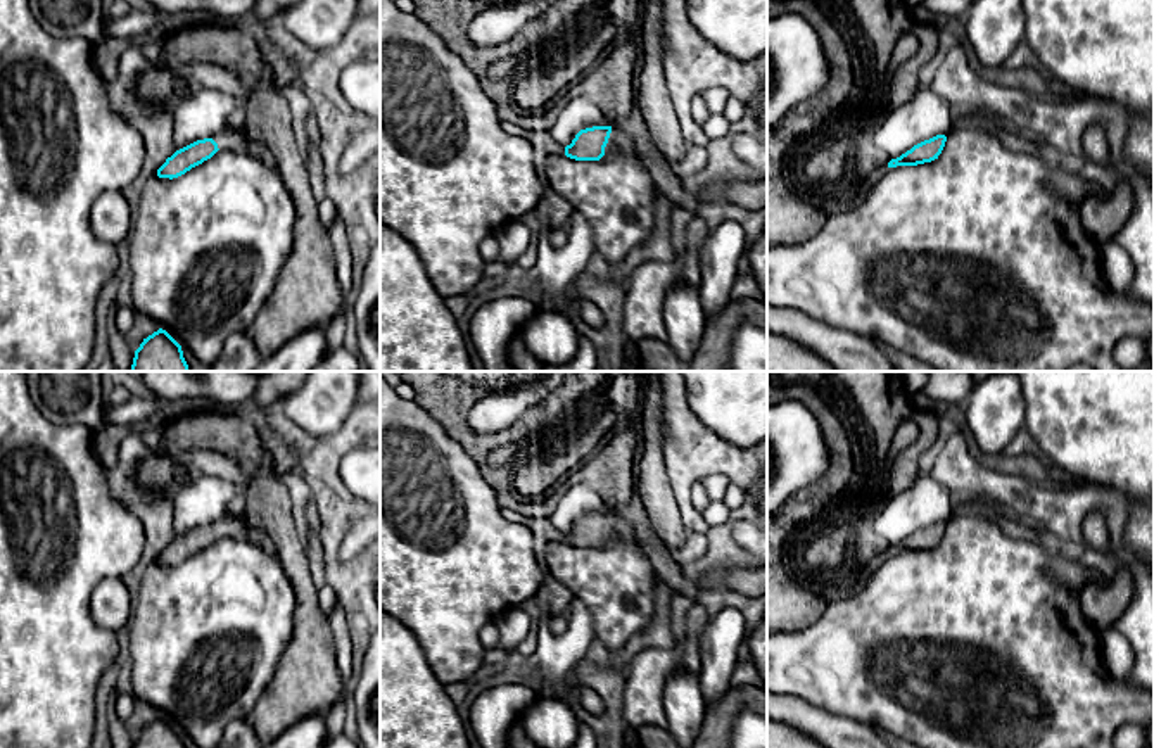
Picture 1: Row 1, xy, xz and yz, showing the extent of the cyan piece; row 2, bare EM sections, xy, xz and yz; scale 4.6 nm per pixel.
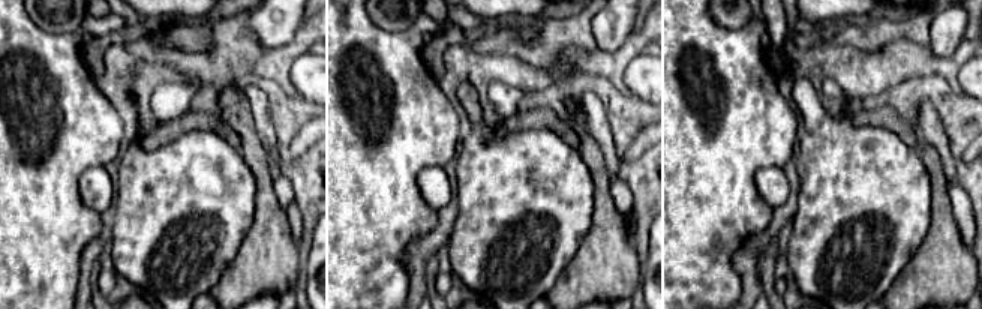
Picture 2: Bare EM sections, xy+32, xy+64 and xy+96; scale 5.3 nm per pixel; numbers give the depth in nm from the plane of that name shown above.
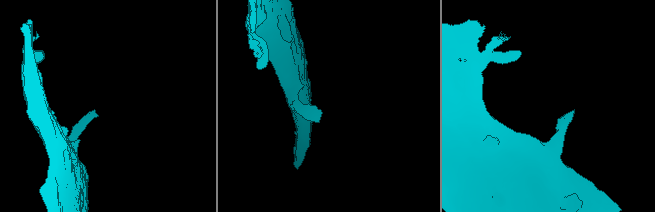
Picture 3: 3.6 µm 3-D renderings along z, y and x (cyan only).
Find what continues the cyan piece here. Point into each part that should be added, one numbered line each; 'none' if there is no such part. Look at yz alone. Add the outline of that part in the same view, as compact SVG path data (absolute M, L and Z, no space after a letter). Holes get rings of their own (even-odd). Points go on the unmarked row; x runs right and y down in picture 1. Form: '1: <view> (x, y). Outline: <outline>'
none

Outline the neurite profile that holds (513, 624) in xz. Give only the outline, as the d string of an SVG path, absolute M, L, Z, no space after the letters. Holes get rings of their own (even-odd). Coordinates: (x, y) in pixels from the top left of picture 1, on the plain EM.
M518 606L510 608L496 618L496 627L499 631L499 648L496 658L506 662L511 655L518 651L518 646L530 631L530 617Z

